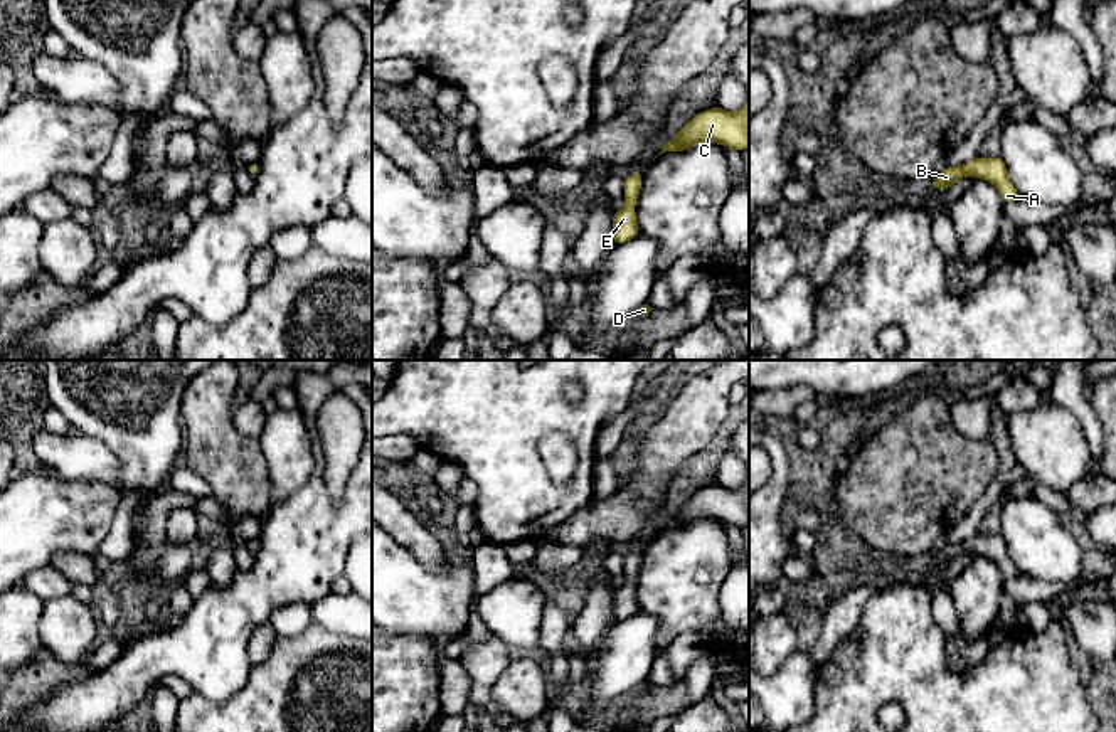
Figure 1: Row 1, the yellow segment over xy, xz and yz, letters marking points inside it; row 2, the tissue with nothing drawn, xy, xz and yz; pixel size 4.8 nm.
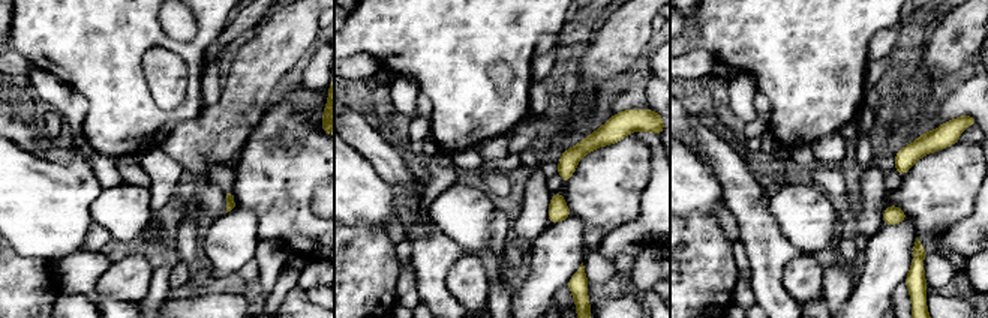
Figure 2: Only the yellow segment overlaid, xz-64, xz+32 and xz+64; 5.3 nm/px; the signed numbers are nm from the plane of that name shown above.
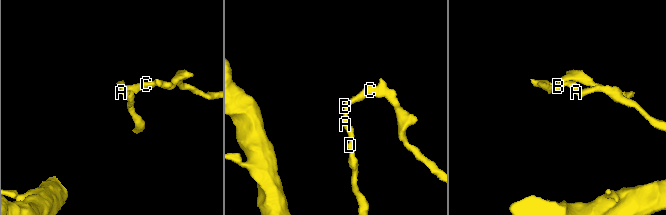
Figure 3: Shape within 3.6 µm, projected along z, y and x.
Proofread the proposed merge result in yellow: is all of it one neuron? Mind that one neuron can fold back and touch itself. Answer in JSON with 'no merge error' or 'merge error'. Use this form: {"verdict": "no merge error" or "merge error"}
{"verdict": "no merge error"}

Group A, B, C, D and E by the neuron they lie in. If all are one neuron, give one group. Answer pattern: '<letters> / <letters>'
A B C D E

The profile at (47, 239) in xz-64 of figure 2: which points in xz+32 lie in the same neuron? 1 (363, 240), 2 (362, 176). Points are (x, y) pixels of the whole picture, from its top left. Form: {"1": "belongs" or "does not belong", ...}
{"1": "does not belong", "2": "belongs"}

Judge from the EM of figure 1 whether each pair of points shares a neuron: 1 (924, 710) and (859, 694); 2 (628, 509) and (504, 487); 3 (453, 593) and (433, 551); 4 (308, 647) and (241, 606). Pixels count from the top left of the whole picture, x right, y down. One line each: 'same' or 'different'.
1: same
2: different
3: different
4: different

